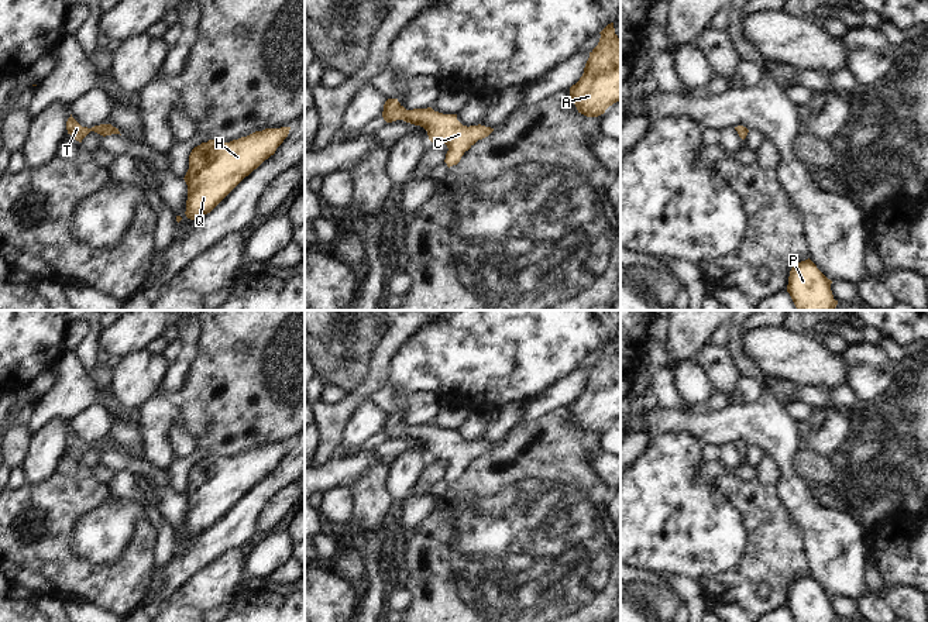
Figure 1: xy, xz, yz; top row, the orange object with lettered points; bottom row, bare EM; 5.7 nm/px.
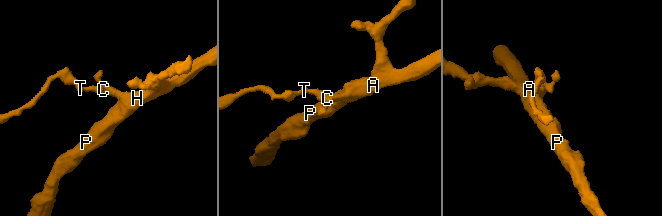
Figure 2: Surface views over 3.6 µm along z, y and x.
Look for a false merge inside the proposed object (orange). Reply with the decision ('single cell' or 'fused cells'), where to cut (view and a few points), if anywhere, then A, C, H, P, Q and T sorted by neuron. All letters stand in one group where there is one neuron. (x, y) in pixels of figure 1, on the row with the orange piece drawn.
single cell; no cut; A C H P Q T

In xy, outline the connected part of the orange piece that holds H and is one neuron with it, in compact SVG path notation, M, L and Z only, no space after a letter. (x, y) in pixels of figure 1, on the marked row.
M291 127L265 128L230 142L209 140L195 147L183 178L188 185L186 217L196 221L210 213L245 176L275 154L289 130Z

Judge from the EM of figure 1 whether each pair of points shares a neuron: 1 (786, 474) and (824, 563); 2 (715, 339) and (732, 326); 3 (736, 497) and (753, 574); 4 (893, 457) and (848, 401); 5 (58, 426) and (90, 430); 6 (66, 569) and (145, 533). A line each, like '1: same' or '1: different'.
1: same
2: different
3: same
4: different
5: different
6: same

